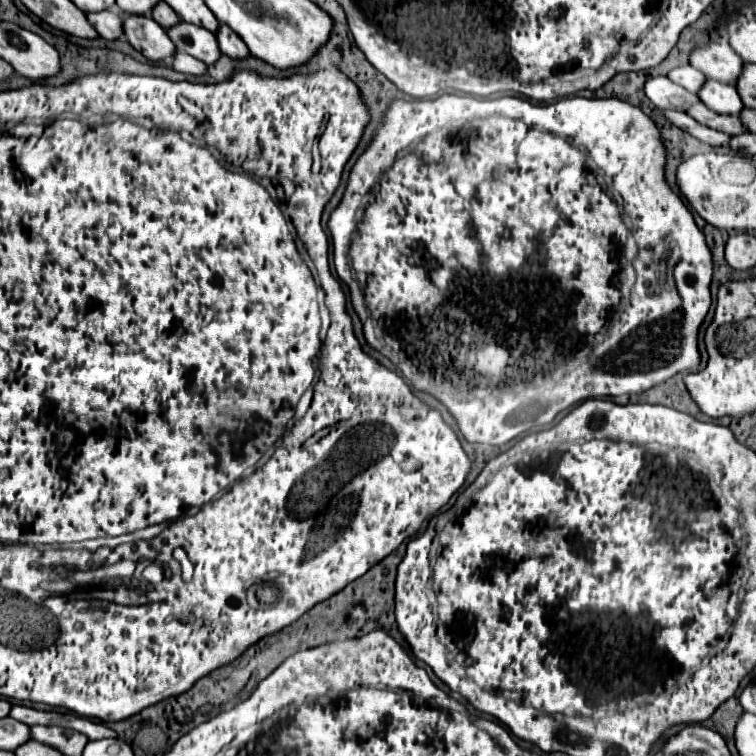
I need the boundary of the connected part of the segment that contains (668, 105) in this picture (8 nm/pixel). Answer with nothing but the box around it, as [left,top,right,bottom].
[645,75,697,111]

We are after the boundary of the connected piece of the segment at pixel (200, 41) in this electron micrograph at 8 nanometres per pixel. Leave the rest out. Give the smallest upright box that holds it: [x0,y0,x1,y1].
[169,21,221,63]

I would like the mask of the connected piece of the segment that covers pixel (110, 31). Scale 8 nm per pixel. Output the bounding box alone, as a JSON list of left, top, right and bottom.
[85,11,123,39]

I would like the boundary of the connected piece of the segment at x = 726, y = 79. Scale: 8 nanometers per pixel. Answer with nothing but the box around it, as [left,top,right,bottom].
[689,43,743,85]

